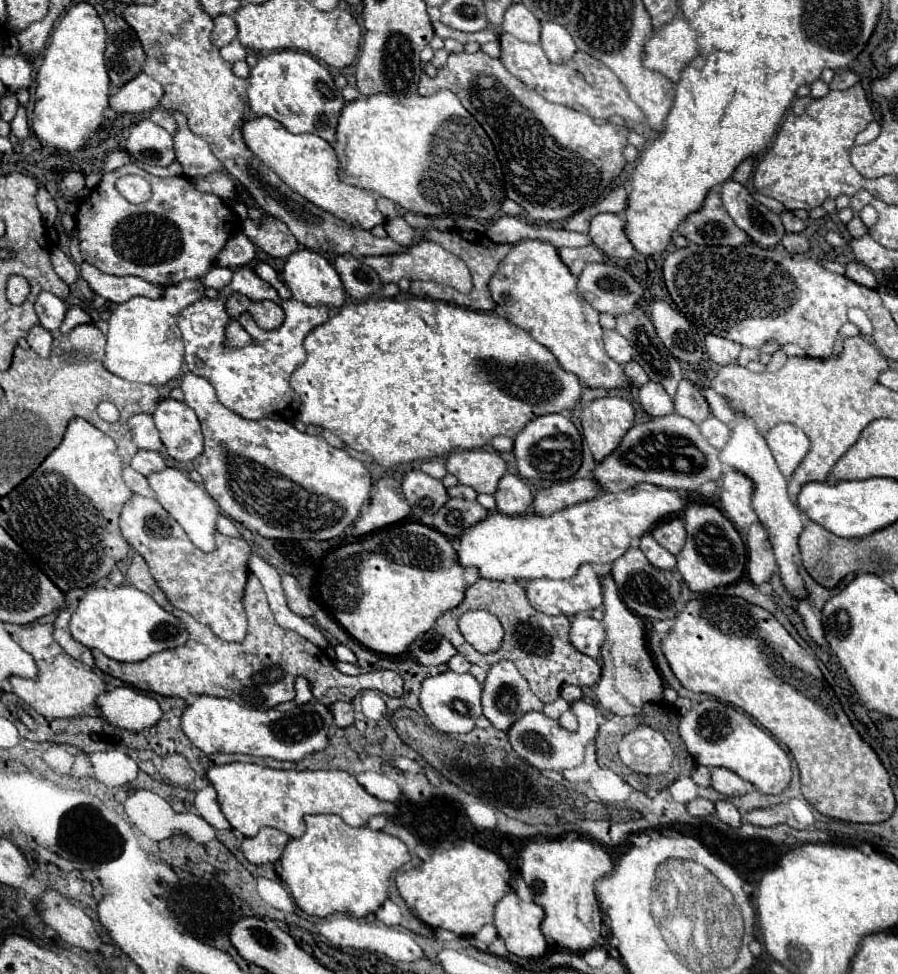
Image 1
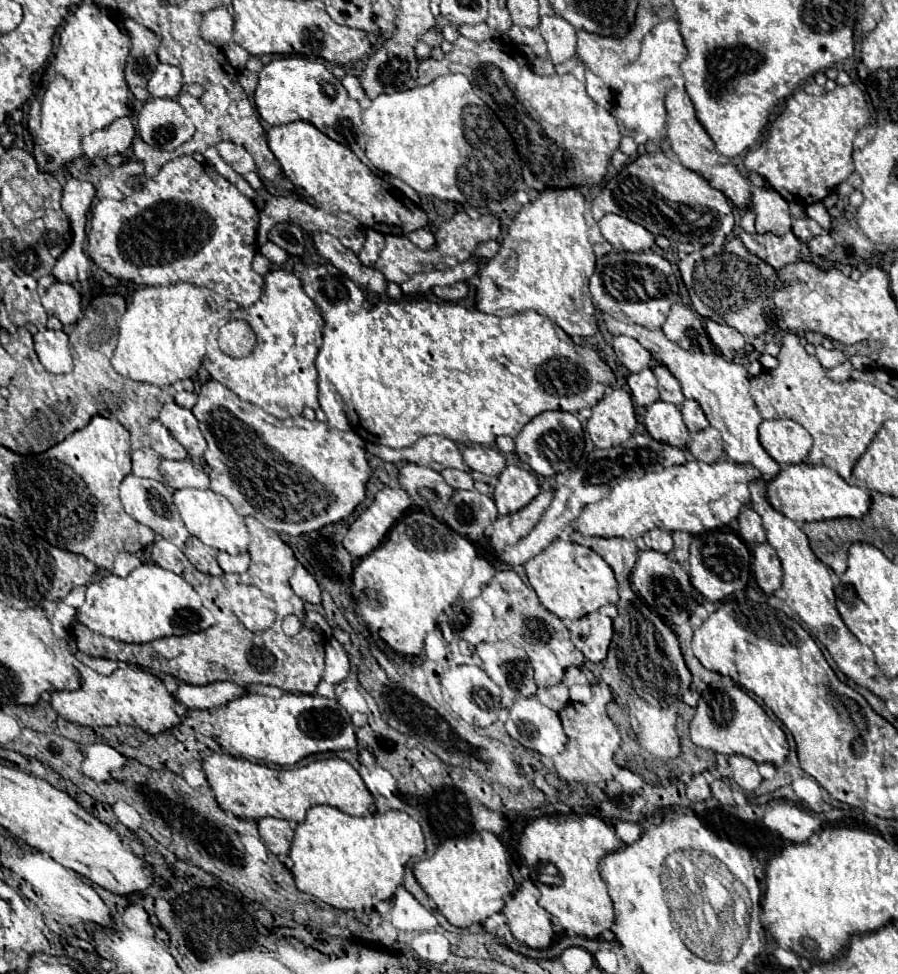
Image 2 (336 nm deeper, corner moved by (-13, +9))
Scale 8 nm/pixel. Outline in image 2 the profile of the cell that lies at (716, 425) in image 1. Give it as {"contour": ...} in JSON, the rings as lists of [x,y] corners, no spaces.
{"contour":[[[707,427],[707,429],[699,431],[689,441],[687,447],[695,459],[705,461],[705,463],[715,463],[715,461],[719,461],[719,457],[725,455],[723,439],[721,439],[719,431],[715,431],[715,427]]]}

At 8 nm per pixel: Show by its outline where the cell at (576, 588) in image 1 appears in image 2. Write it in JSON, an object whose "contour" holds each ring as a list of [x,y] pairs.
{"contour":[[[555,539],[545,551],[525,563],[525,571],[541,605],[559,619],[573,621],[619,599],[615,575],[603,557],[571,541]]]}

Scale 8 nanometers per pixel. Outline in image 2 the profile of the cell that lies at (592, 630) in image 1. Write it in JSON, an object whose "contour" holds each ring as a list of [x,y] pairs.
{"contour":[[[601,613],[585,615],[569,623],[573,645],[591,663],[601,663],[607,657],[607,649],[613,637],[613,621]]]}

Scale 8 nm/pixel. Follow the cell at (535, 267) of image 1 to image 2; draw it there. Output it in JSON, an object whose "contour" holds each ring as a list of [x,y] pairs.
{"contour":[[[547,189],[515,215],[503,247],[479,269],[479,311],[505,317],[533,309],[549,317],[571,337],[595,335],[599,331],[597,307],[589,293],[595,253],[587,235],[583,203],[585,199],[577,189]]]}

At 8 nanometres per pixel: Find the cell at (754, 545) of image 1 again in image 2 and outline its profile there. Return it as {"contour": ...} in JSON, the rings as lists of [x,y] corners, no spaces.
{"contour":[[[759,543],[755,547],[755,579],[757,585],[767,593],[773,595],[781,587],[781,563],[777,551],[769,543]]]}

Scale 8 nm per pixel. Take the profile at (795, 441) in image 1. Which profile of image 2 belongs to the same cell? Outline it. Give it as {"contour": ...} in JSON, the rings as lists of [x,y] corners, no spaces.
{"contour":[[[791,419],[763,421],[759,425],[759,441],[779,465],[803,463],[813,445],[807,429]]]}

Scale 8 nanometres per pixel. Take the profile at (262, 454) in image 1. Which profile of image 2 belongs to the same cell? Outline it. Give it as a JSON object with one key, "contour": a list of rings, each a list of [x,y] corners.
{"contour":[[[213,379],[201,385],[199,401],[191,411],[199,419],[199,429],[207,439],[203,457],[211,467],[211,489],[227,497],[239,515],[251,515],[277,533],[303,535],[343,521],[365,499],[371,467],[367,463],[365,441],[357,433],[337,431],[325,421],[307,421],[303,415],[279,421],[241,401],[233,391]]]}

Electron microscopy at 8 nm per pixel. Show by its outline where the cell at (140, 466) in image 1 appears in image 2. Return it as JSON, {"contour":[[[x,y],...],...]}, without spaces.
{"contour":[[[161,459],[159,473],[163,475],[163,483],[171,489],[185,489],[185,487],[195,487],[195,489],[209,489],[209,475],[197,467],[191,459],[183,461],[169,461]]]}

